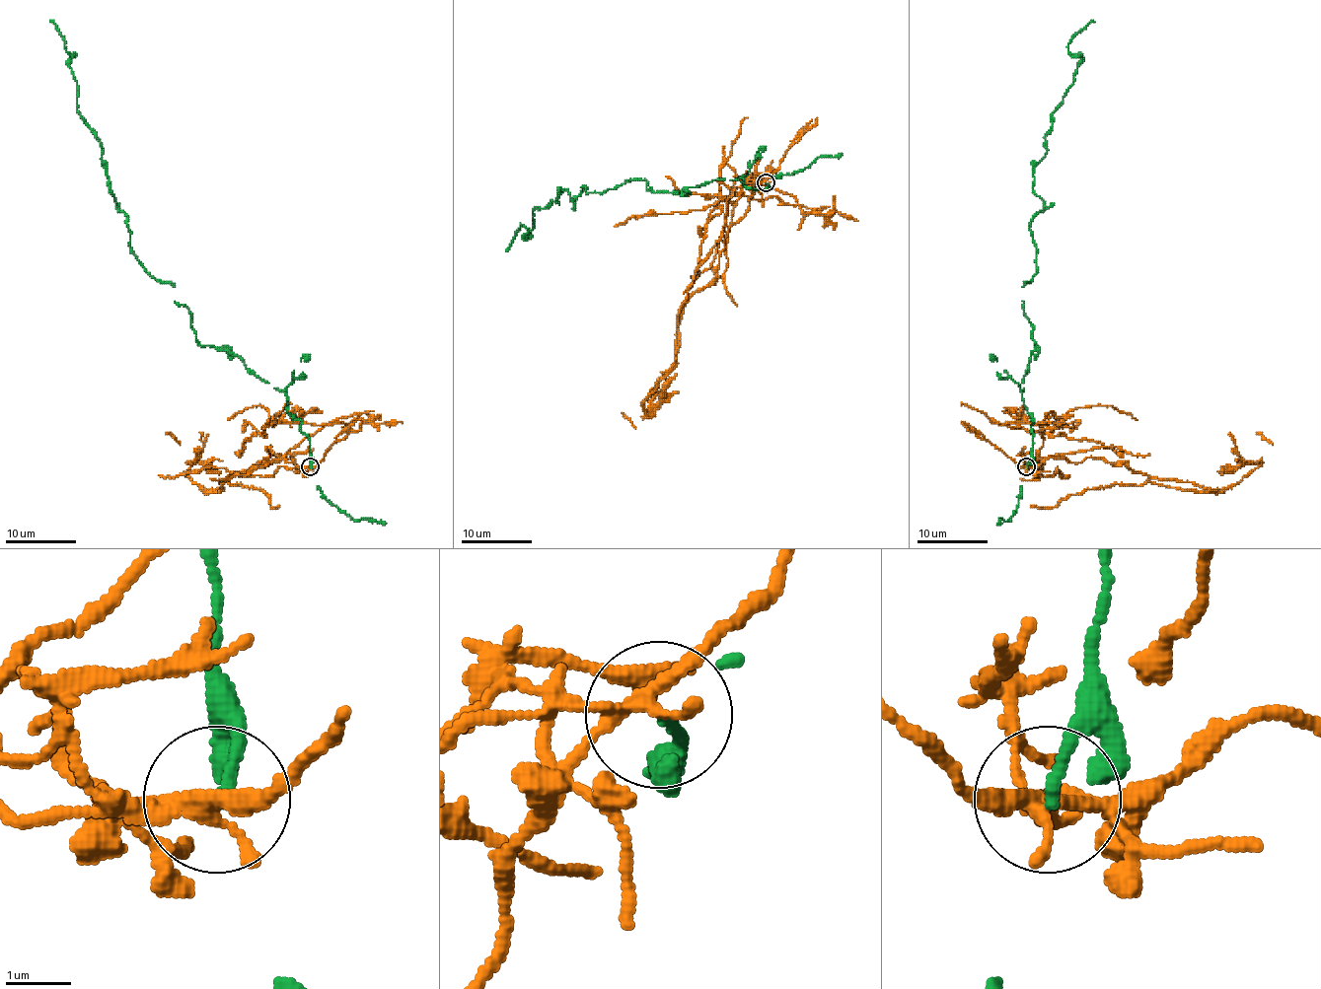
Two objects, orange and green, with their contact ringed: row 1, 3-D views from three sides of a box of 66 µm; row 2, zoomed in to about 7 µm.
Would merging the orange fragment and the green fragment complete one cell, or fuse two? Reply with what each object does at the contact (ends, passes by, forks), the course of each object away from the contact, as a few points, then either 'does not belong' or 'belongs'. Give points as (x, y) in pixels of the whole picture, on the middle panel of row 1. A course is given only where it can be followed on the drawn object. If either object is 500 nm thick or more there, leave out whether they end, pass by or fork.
orange forks there; green ends there; orange runs (766, 181), (749, 179), (740, 192), (813, 210), (742, 179), (724, 164), (721, 212), (706, 224), (696, 279); green runs (766, 183), (657, 192), (630, 178), (571, 199), (562, 188), (505, 250); does not belong

